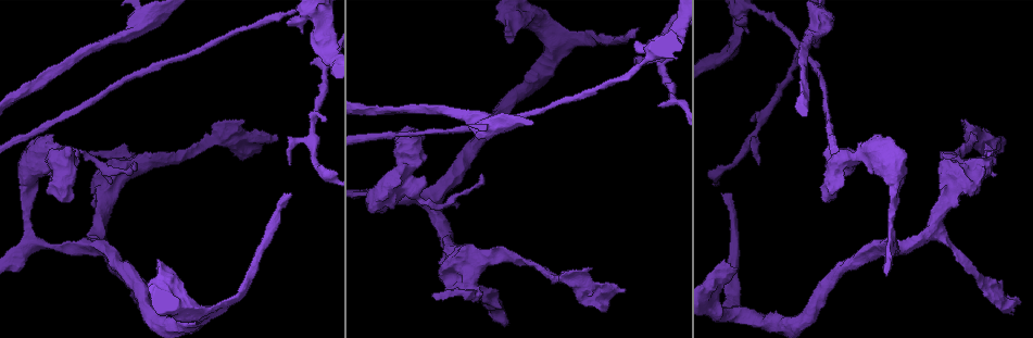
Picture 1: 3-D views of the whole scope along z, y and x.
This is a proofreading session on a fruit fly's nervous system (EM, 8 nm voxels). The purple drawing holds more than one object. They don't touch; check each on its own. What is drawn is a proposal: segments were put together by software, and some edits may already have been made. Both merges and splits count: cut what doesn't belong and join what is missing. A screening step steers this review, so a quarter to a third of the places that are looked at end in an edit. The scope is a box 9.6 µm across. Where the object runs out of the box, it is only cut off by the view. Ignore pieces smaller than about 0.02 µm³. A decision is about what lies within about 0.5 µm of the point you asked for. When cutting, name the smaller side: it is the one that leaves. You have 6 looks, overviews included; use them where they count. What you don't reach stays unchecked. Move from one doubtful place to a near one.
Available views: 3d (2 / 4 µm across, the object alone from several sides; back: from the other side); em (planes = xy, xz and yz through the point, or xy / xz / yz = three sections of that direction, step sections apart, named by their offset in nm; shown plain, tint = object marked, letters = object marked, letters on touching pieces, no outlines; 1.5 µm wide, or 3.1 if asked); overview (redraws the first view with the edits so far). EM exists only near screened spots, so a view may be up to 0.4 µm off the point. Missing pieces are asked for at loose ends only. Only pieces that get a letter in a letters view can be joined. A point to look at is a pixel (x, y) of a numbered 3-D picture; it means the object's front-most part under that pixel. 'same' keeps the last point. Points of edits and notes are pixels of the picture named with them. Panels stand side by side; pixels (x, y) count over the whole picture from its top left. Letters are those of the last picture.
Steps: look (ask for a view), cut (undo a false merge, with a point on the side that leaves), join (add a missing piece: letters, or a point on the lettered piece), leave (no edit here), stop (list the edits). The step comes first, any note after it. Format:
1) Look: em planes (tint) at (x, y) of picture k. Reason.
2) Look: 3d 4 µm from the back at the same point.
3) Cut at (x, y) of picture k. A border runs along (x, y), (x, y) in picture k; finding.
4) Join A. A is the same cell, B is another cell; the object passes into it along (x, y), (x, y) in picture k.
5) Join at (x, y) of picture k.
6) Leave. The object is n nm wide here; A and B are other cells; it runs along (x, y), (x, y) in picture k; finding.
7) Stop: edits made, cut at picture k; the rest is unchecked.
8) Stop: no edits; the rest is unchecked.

Look: 3d 4 µm at (420, 157) of picture 1. Touches itself.

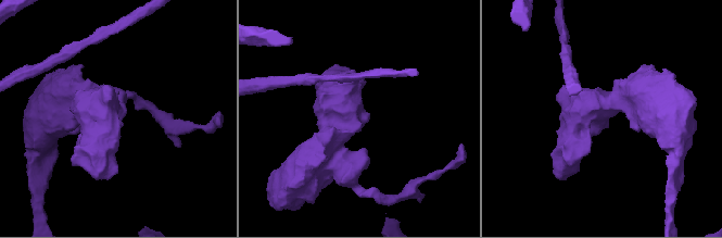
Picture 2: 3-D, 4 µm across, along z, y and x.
Look: em planes (letters) at (598, 126) of picture 2. Now the EM.

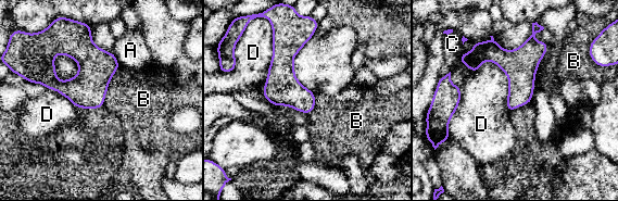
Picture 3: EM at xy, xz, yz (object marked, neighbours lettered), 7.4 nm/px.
Leave. A, B, C and D are other cells; a border runs along (267, 19), (266, 99) in picture 3; continuous, no second cell.

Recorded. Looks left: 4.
Look: 3d 2 µm at (815, 34) of picture 1.

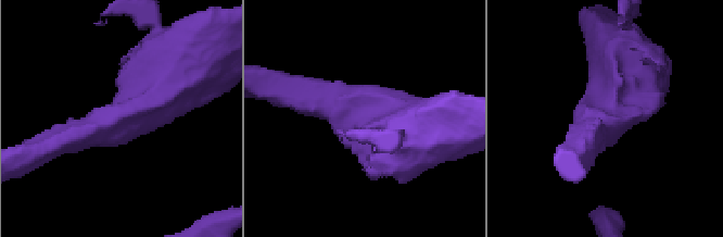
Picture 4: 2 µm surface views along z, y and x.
Look: em planes (letters) at (114, 125) of picture 4. The arms are 220, 550 nm wide.

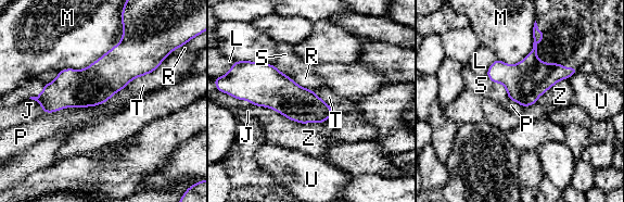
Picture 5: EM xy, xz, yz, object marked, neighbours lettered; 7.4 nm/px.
Leave. The object is 280 nm wide here; J, L, M, P, R, S, T, U and Z are other cells; one cell here.

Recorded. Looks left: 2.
Look: 3d 4 µm at (625, 292) of picture 1. Branch stops here.

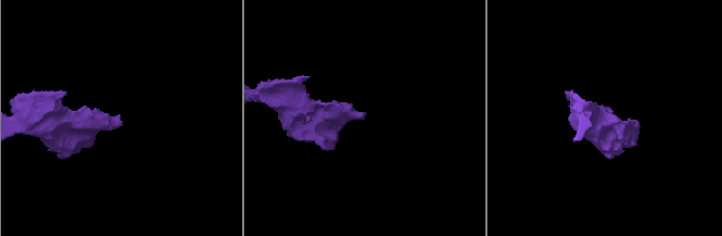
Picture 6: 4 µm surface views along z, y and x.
Look: em planes (letters) at (364, 113) of picture 6.

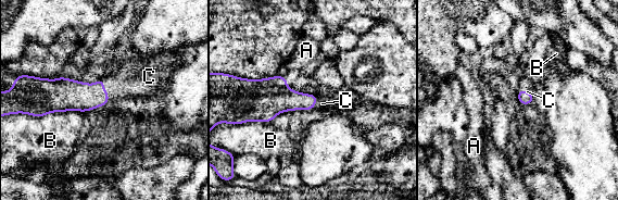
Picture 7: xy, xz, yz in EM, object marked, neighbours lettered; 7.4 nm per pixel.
Join C. C is the same cell, A and B are other cells; the object passes into it along (71, 95), (103, 89), (135, 77) in picture 7; it goes on there.

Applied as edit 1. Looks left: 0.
Stop: edits made, join at picture 7; the rest is unchecked.

